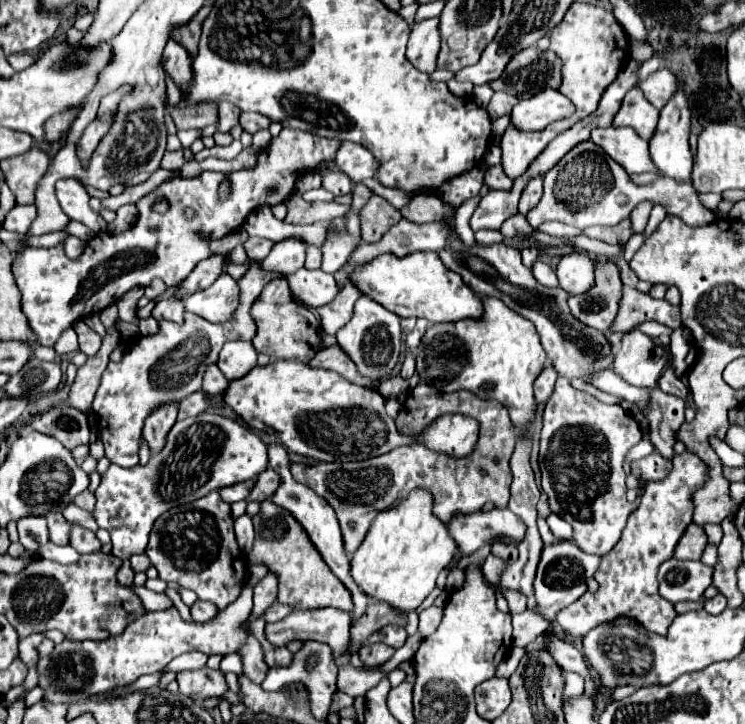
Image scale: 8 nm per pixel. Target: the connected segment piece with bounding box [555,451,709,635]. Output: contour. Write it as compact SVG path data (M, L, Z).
M685 451L681 455L677 455L673 459L673 471L663 479L663 481L651 481L645 489L645 495L639 503L639 507L631 513L631 517L627 519L627 525L623 529L623 535L619 539L619 543L611 549L611 553L607 553L601 561L601 569L595 573L595 579L599 583L599 591L597 593L585 593L577 603L561 609L557 613L557 623L569 633L569 635L585 635L587 631L595 629L601 623L609 623L615 621L617 617L633 617L637 621L641 621L641 625L645 625L645 629L665 635L667 627L671 625L675 613L675 607L671 601L663 599L659 595L659 585L657 585L657 565L661 565L661 561L667 561L669 557L673 557L673 549L677 545L677 541L681 539L681 533L687 529L687 525L691 523L693 517L693 493L697 489L701 489L705 485L705 481L709 479L709 467L691 451Z

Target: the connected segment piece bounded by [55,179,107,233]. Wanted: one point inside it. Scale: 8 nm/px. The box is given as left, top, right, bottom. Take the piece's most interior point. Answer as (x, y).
(74, 200)

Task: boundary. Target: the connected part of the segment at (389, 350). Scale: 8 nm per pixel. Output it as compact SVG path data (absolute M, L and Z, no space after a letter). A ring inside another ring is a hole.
M361 295L355 303L355 313L345 327L337 331L337 343L349 353L349 357L355 361L361 375L383 379L391 375L391 369L395 367L399 353L401 353L401 327L399 317L387 309L383 309L377 301L373 301L367 295Z

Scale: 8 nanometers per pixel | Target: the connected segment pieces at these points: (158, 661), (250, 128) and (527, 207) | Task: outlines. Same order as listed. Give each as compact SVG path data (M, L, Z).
M243 585L241 595L209 623L185 623L179 617L175 607L165 611L145 613L139 619L131 621L127 629L105 641L63 641L55 645L53 653L41 657L39 667L39 685L45 689L45 699L53 703L77 703L89 697L111 693L115 687L131 685L137 677L145 673L161 671L171 659L187 653L201 651L205 655L229 655L237 653L245 643L249 633L241 629L241 623L249 619L253 609L253 587Z
M241 113L241 125L247 133L257 133L259 129L267 129L271 125L271 119L261 113Z
M533 177L529 179L529 183L525 185L521 199L519 199L519 213L527 215L541 199L541 189L543 189L543 177Z

